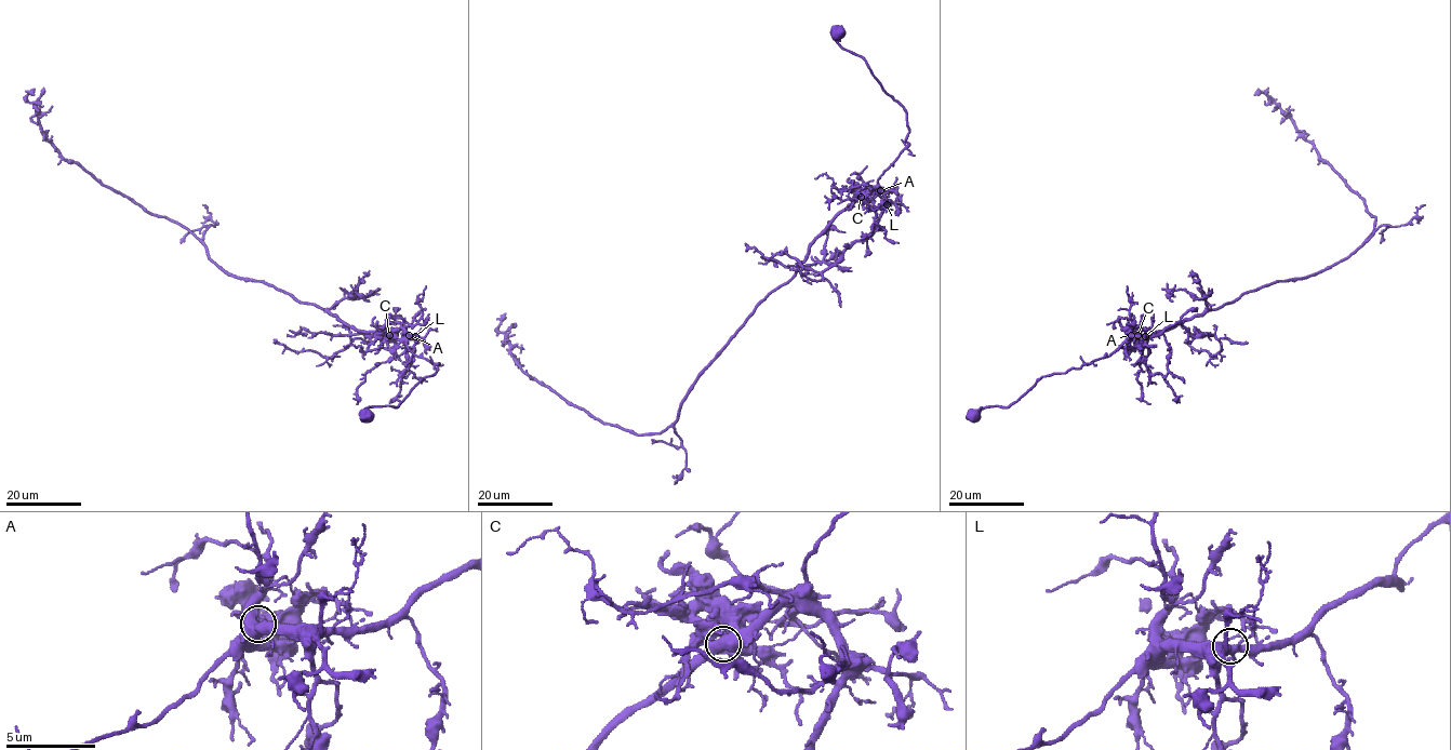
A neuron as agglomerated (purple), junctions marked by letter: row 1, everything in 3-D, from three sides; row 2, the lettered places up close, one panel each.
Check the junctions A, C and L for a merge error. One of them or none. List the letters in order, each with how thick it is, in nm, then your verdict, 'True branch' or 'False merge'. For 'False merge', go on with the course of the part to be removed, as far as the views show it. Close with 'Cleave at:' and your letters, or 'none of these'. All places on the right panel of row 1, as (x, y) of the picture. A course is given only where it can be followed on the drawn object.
A: Thickness 500 nm. True branch
C: Thickness 550 nm. False merge. Course of the part to remove: (1137, 335), (1131, 333), (1129, 344), (1133, 349)
L: Thickness 440 nm. True branch
Cleave at: C

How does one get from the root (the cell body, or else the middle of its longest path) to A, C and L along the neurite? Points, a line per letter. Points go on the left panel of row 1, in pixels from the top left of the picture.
A: (365, 416), (362, 413), (371, 406), (397, 407), (423, 378), (437, 371), (437, 364), (409, 349), (409, 335)
C: (365, 416), (362, 413), (371, 406), (397, 407), (438, 369), (437, 364), (415, 356), (405, 340), (389, 335)
L: (365, 416), (362, 413), (371, 406), (397, 407), (437, 371), (437, 364), (405, 346), (415, 336)

